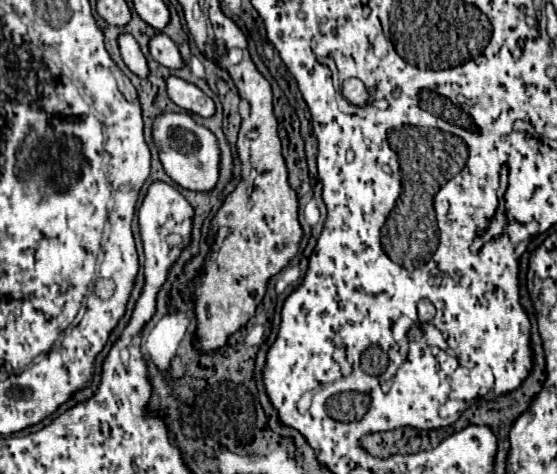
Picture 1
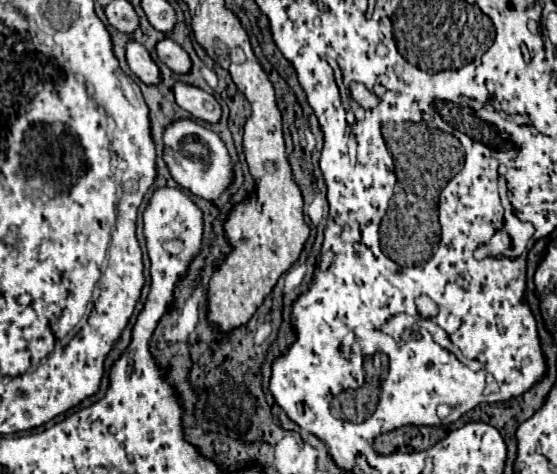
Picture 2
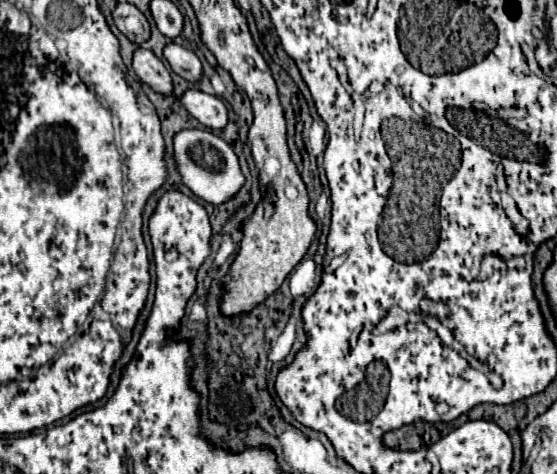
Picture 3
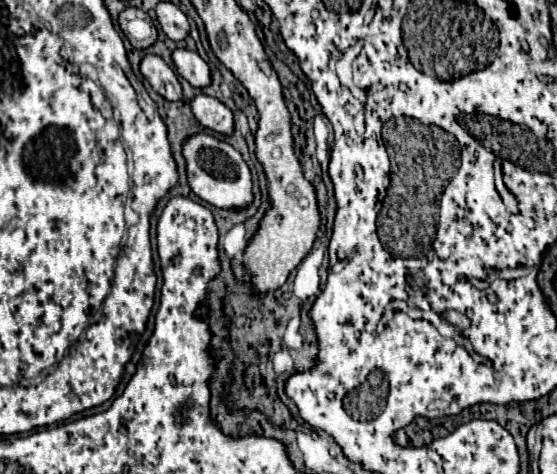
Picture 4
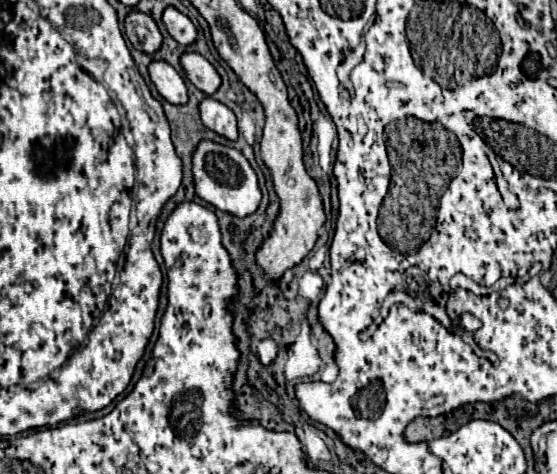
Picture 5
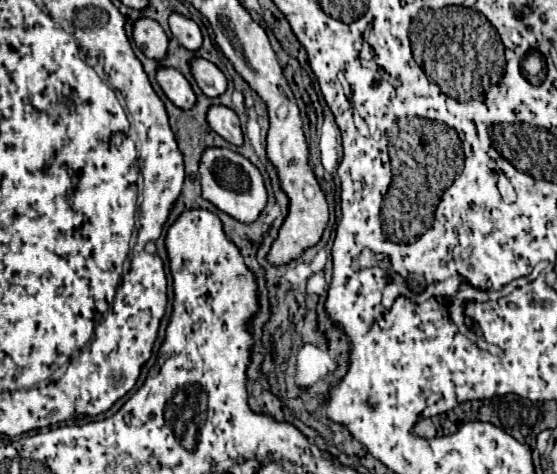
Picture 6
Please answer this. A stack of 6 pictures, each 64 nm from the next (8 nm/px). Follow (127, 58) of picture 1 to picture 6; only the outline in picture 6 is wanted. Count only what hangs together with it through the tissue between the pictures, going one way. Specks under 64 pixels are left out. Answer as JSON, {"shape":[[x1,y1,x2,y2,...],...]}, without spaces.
{"shape":[[160,68,158,70,158,82,164,90,164,94,174,102,174,106,182,110,192,110,196,104,196,94,190,86,190,82,174,68]]}

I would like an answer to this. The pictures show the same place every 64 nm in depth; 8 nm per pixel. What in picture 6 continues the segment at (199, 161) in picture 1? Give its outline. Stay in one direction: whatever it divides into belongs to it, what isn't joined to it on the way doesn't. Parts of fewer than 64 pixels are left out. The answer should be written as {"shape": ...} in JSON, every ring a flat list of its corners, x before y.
{"shape":[[228,148,204,150,204,156,200,160,200,182,202,182,202,196,210,200,218,210,226,212,228,216,236,218,242,224,256,222,268,204,268,192,260,170,250,160]]}

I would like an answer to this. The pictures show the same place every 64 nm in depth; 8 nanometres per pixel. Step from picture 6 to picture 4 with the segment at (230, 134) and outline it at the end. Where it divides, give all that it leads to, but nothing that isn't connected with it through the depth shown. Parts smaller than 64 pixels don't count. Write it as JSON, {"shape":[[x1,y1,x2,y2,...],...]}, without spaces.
{"shape":[[198,94,192,100,192,112,204,128,210,128,210,130,224,134,224,136,230,136,234,132,232,110,226,108,218,98]]}

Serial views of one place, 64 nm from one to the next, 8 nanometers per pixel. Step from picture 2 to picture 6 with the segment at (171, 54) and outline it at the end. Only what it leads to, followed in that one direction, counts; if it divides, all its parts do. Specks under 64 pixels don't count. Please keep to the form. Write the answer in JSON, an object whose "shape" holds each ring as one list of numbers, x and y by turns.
{"shape":[[194,58,190,64,192,64,192,74,194,74,200,90,208,98,218,98,220,94,224,94,228,90,228,80,218,66,214,66,212,62,208,62,204,58]]}

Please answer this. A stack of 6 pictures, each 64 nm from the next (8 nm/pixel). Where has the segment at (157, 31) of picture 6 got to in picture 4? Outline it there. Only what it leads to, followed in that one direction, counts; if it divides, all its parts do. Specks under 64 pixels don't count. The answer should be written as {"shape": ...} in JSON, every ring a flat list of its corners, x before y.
{"shape":[[128,6,120,14,118,22,120,22,122,32,132,42,134,48,146,50,146,48,150,48,150,46,156,44,156,40,158,40,156,26,154,26,154,22,150,20,150,16,146,12,140,12,140,8]]}

